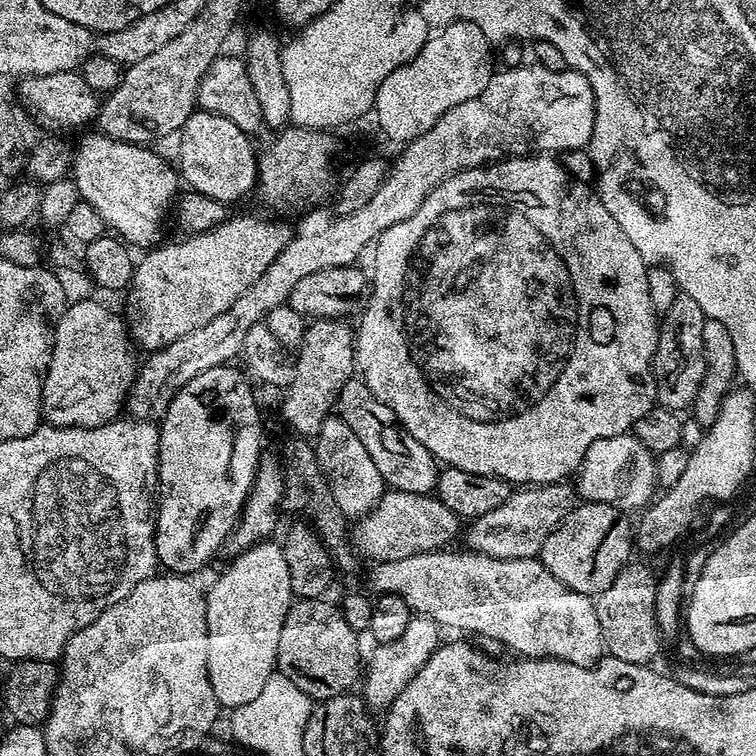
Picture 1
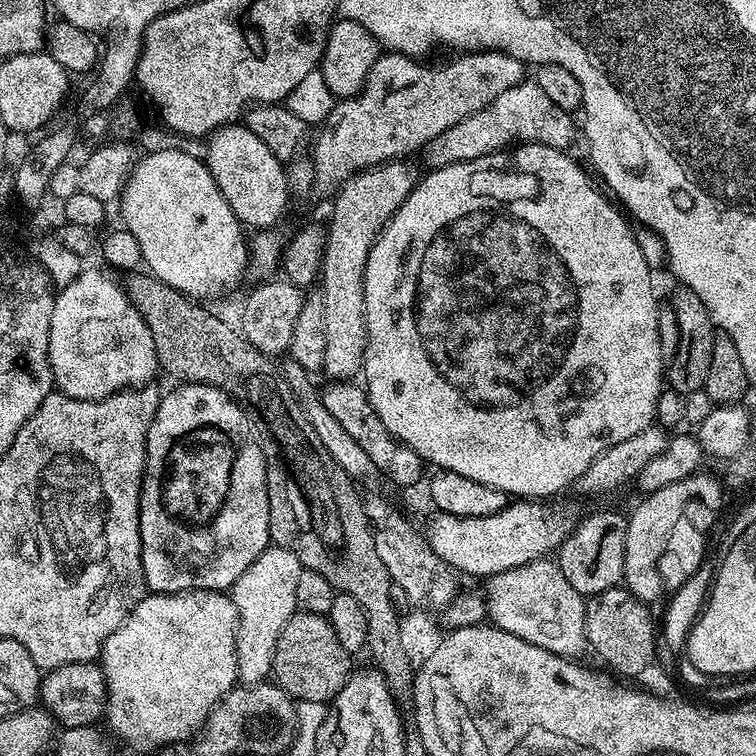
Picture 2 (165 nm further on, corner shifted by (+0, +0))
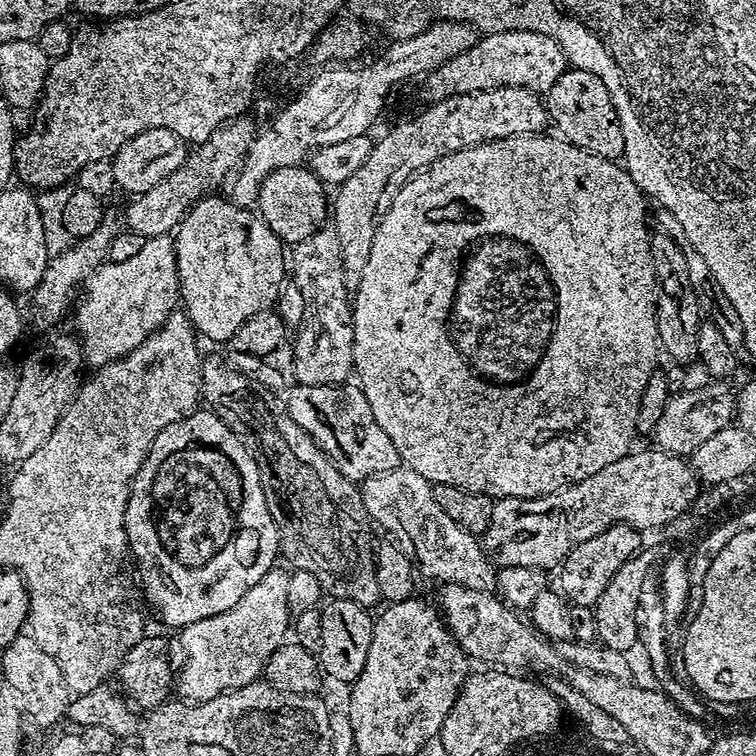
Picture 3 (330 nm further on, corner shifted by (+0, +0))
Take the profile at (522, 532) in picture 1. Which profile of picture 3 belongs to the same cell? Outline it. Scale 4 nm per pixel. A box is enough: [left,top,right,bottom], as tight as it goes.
[652,380,735,457]

